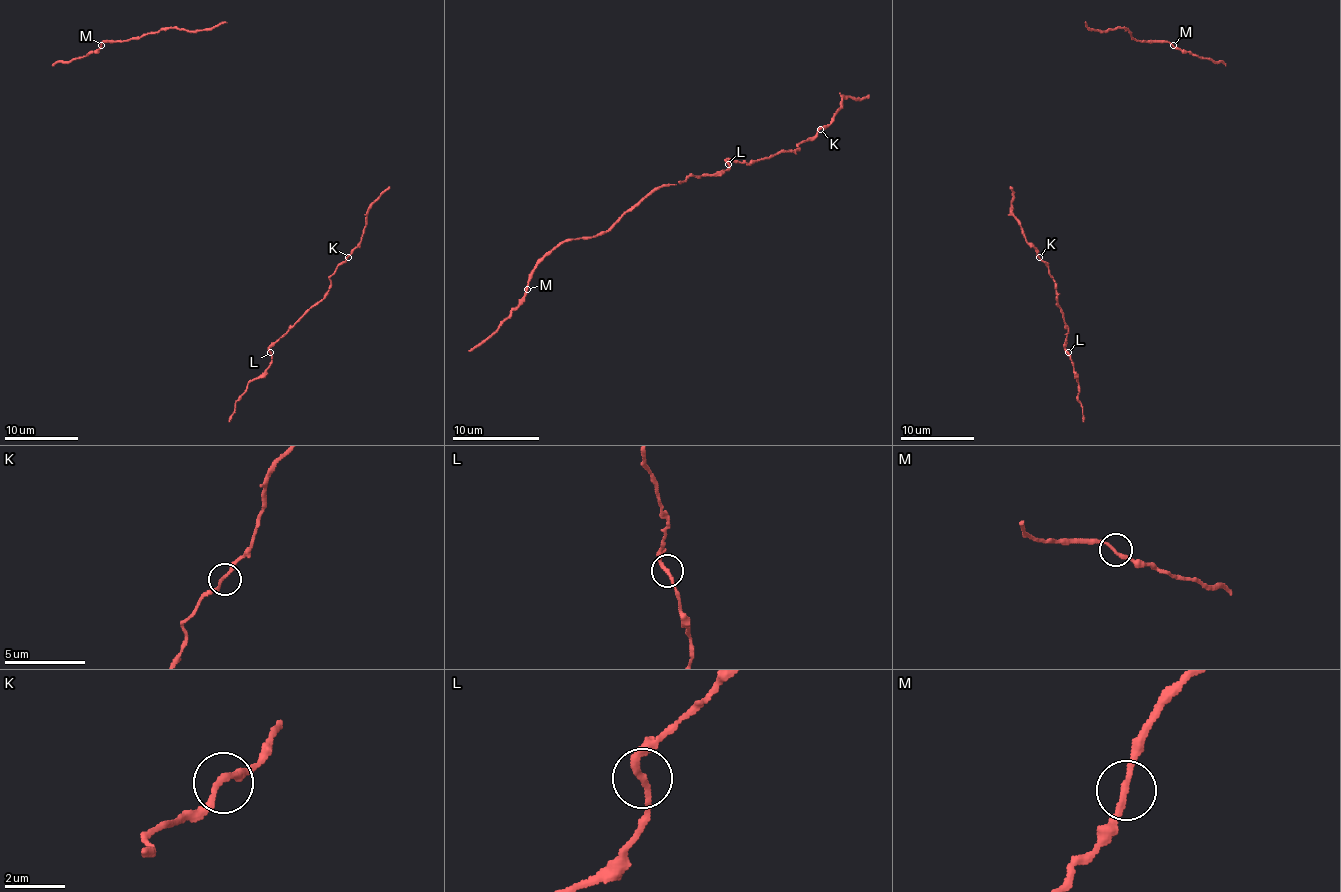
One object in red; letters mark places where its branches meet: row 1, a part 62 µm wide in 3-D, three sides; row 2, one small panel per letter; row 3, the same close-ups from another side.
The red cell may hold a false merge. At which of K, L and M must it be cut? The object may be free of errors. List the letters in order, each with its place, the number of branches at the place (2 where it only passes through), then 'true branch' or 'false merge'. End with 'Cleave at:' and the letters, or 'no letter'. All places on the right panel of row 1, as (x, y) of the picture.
K: place (1039, 257); branches 2; true branch
L: place (1068, 352); branches 2; true branch
M: place (1173, 45); branches 2; true branch
Cleave at: no letter

